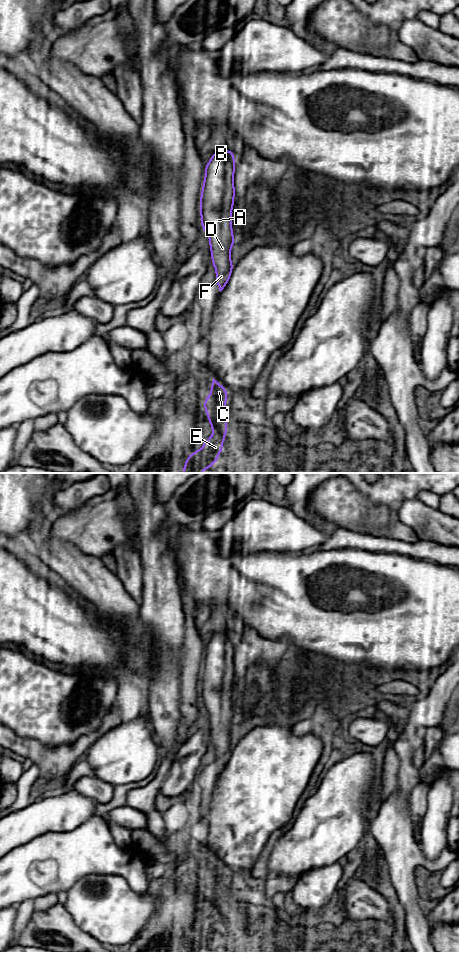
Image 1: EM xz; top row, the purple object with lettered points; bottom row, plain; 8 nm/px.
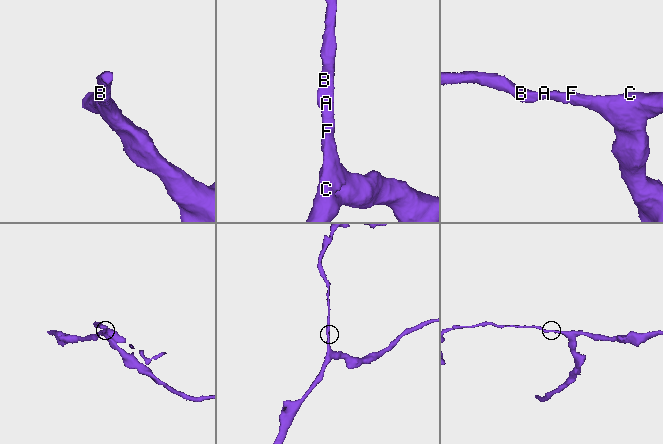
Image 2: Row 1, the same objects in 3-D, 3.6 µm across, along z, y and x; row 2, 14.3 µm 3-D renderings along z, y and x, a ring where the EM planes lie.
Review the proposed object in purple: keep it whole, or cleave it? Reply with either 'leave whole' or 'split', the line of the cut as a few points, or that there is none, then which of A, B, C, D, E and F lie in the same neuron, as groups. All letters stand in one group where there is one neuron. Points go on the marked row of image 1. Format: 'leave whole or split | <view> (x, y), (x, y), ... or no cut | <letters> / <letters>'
leave whole | no cut | A B C D E F

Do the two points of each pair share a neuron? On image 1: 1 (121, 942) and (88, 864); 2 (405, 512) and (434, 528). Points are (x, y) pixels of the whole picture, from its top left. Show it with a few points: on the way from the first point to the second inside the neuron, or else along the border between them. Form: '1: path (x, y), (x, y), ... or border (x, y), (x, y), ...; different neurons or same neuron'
1: border (115, 874), (86, 874), (72, 886); different neurons
2: path (412, 512), (427, 522); same neuron

